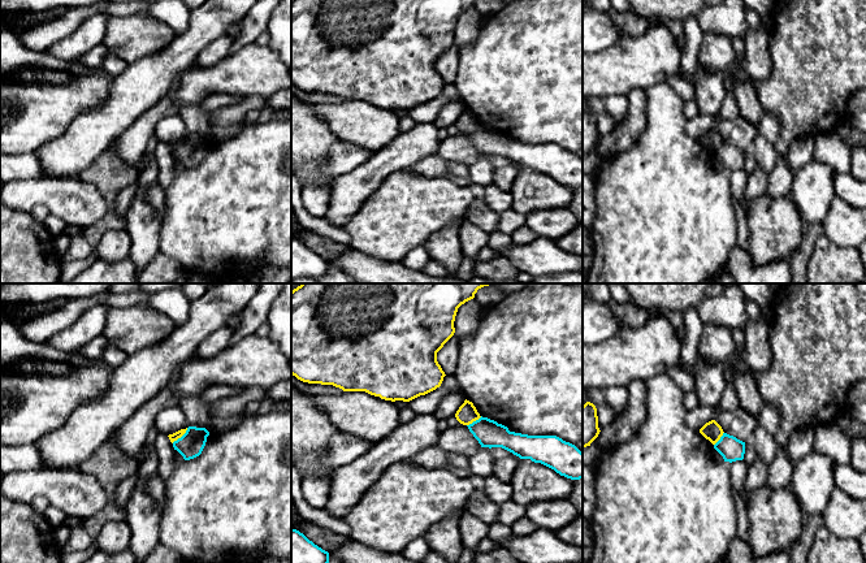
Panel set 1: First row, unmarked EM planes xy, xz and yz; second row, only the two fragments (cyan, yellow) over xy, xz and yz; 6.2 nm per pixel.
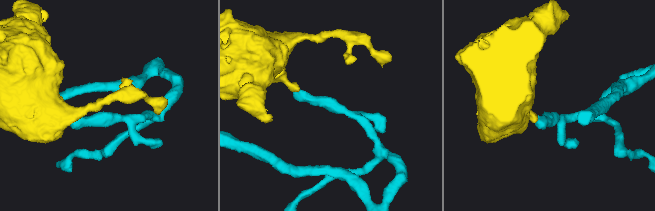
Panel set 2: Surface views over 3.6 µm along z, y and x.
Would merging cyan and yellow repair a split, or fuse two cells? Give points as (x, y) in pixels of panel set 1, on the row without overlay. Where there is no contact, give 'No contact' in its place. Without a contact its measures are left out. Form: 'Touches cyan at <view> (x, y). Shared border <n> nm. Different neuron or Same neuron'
Touches cyan at xy (181, 146). Shared border 140 nm. Different neuron

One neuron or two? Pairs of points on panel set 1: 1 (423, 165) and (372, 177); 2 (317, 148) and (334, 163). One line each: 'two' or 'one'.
1: two
2: two

